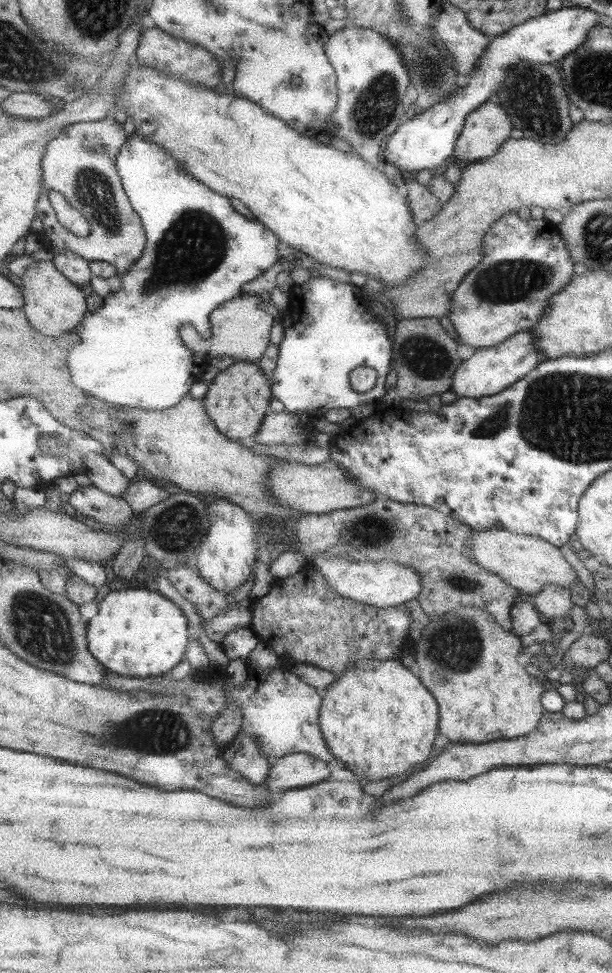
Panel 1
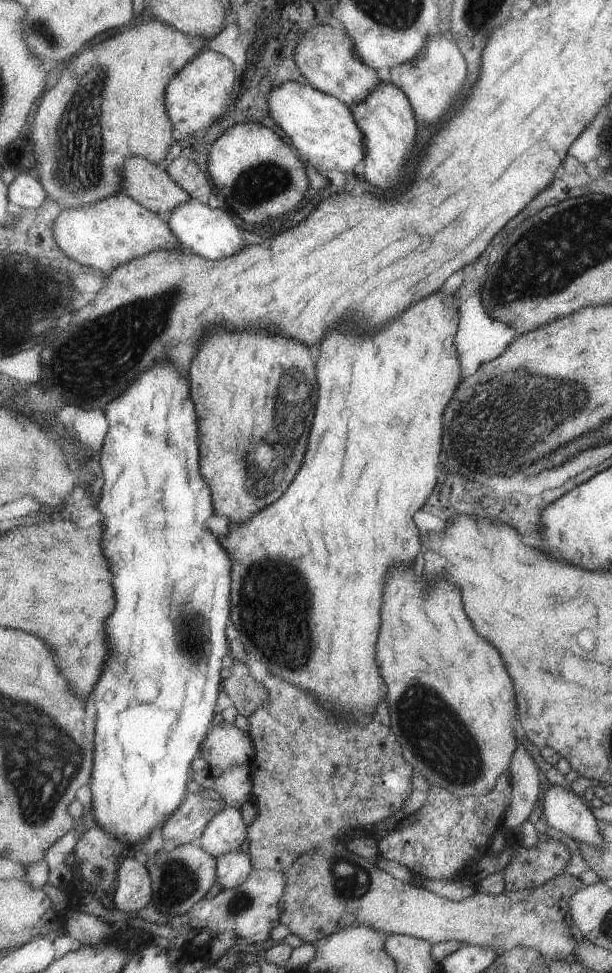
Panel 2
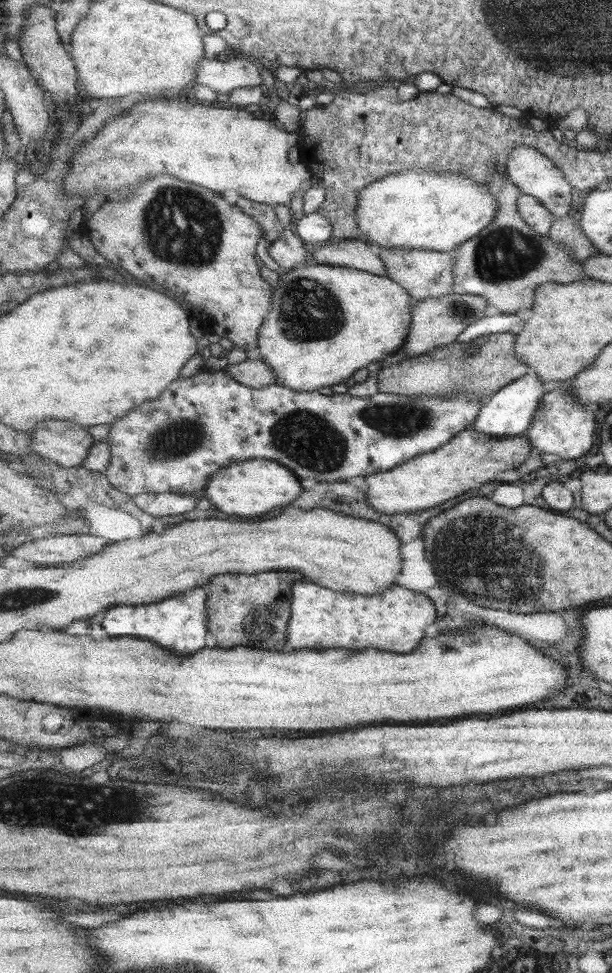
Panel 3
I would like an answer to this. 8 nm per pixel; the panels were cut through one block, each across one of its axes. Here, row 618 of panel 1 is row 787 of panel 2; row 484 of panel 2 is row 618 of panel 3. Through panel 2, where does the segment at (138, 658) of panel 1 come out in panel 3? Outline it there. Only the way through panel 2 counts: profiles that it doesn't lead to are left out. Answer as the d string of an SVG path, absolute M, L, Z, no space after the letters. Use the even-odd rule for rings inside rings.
M195 588L193 592L183 592L163 602L145 604L145 606L115 606L103 620L103 628L109 636L137 636L165 646L177 654L193 654L195 650L203 650L209 646L209 592L203 588Z

